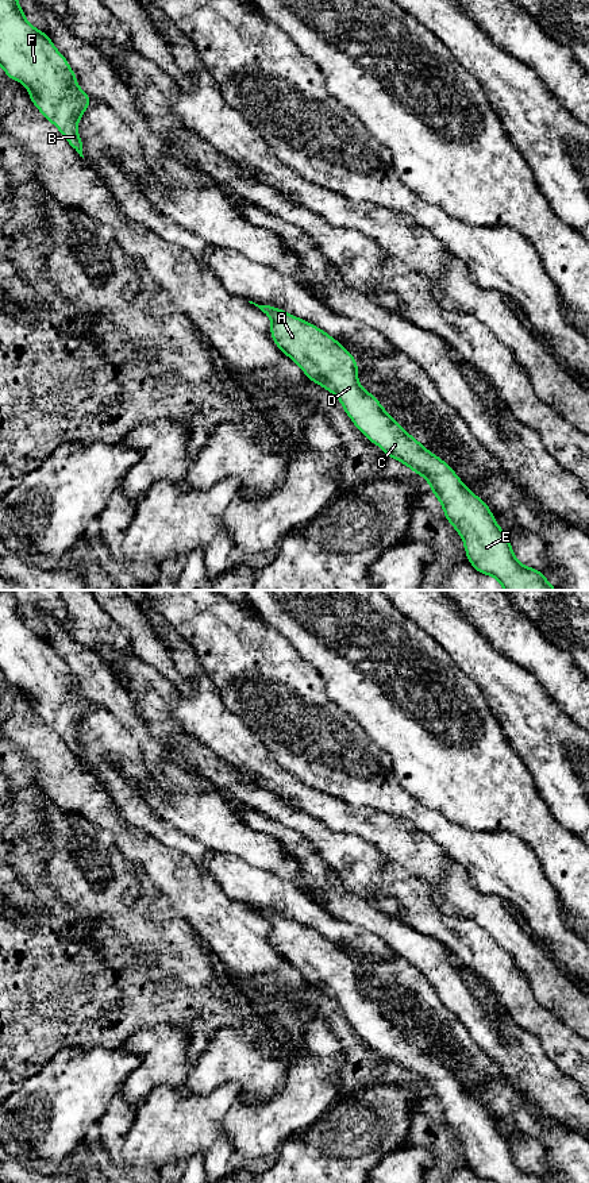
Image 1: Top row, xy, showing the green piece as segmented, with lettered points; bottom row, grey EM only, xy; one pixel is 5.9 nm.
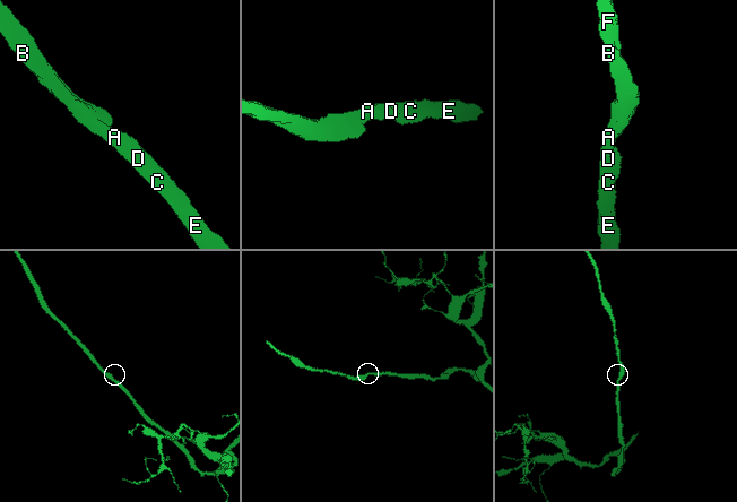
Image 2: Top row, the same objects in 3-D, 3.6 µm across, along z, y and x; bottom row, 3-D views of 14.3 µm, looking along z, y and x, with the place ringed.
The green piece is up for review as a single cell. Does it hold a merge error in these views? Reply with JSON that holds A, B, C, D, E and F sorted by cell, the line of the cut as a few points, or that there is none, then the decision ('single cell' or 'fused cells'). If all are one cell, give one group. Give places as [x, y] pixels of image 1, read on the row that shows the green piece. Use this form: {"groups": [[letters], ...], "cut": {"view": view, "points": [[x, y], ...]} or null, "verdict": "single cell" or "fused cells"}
{"groups": [["A", "B", "C", "D", "E", "F"]], "cut": null, "verdict": "single cell"}

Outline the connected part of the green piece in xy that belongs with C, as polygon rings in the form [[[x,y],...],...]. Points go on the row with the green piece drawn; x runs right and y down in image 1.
[[[249,303],[270,317],[270,335],[277,347],[303,369],[309,381],[319,384],[339,398],[357,429],[372,443],[380,446],[389,458],[400,461],[427,479],[442,504],[447,521],[462,537],[467,560],[478,573],[494,577],[504,590],[558,590],[547,582],[543,573],[527,567],[516,559],[508,536],[496,523],[489,506],[463,485],[454,470],[412,438],[390,417],[380,401],[359,385],[357,359],[339,342],[313,324],[282,309]]]

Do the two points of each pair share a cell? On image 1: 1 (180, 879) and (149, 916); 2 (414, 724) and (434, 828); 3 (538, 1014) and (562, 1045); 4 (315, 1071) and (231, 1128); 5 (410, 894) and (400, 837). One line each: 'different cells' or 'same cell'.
1: different cells
2: different cells
3: same cell
4: same cell
5: different cells

